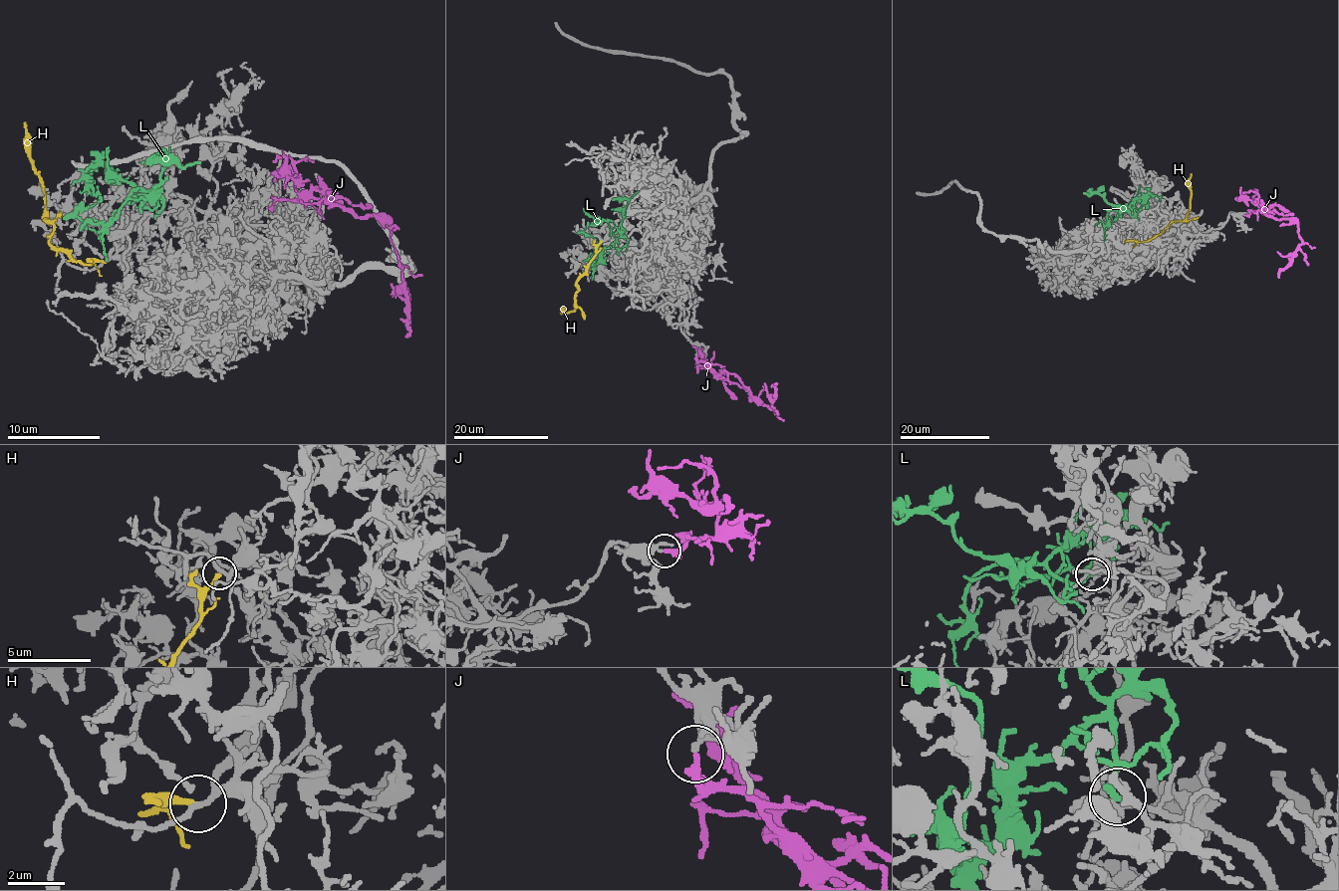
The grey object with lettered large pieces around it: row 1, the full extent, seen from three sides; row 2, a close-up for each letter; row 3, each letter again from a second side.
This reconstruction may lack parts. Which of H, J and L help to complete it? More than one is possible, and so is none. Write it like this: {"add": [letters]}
{"add": ["J", "L"]}

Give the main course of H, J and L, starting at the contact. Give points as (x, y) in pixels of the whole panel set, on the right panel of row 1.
H: (1127, 241), (1144, 242), (1172, 222), (1182, 221), (1190, 206), (1191, 174)
J: (1244, 214), (1259, 210), (1277, 219), (1291, 219), (1297, 224), (1300, 246), (1279, 277)
L: (1141, 210), (1134, 212), (1129, 206), (1147, 194), (1139, 209), (1125, 211), (1107, 225)

